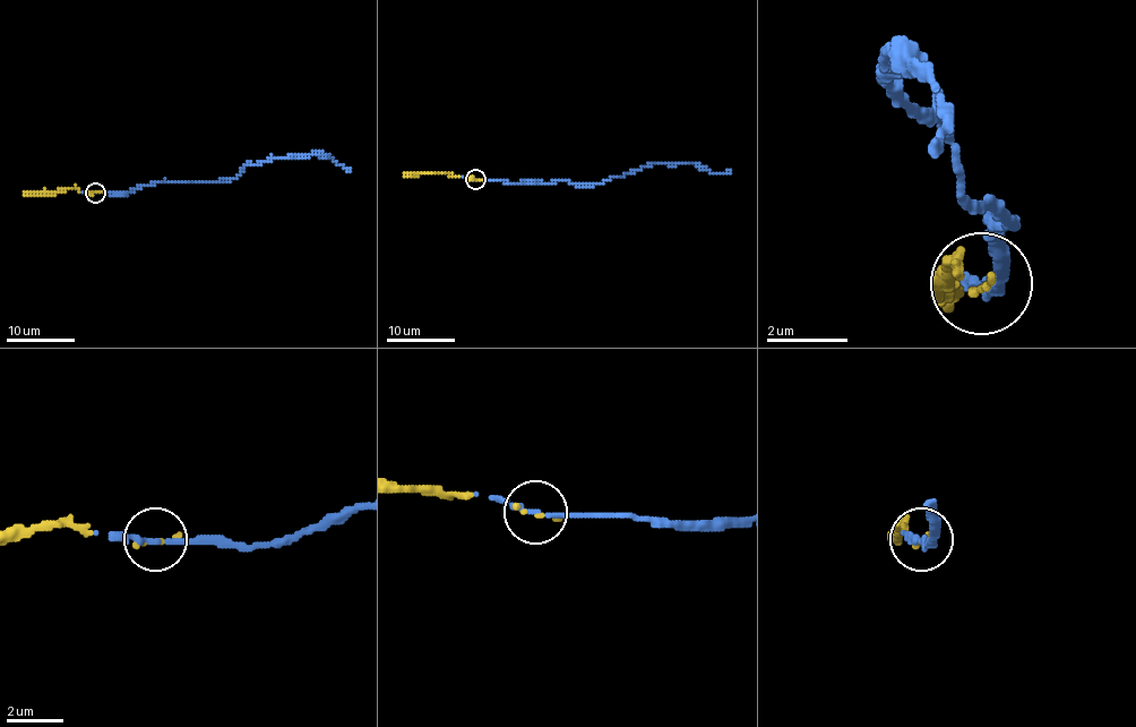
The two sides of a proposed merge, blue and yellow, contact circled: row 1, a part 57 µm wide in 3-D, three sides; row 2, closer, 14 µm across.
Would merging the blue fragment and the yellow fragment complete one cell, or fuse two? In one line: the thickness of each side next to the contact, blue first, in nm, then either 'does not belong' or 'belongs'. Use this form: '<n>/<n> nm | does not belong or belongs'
200/180 nm | belongs

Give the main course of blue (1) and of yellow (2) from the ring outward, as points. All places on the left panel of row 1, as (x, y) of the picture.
1: (95, 193), (128, 193), (164, 181), (218, 182), (238, 176), (246, 165), (294, 155), (321, 153), (351, 169)
2: (95, 193), (76, 189), (25, 193)

